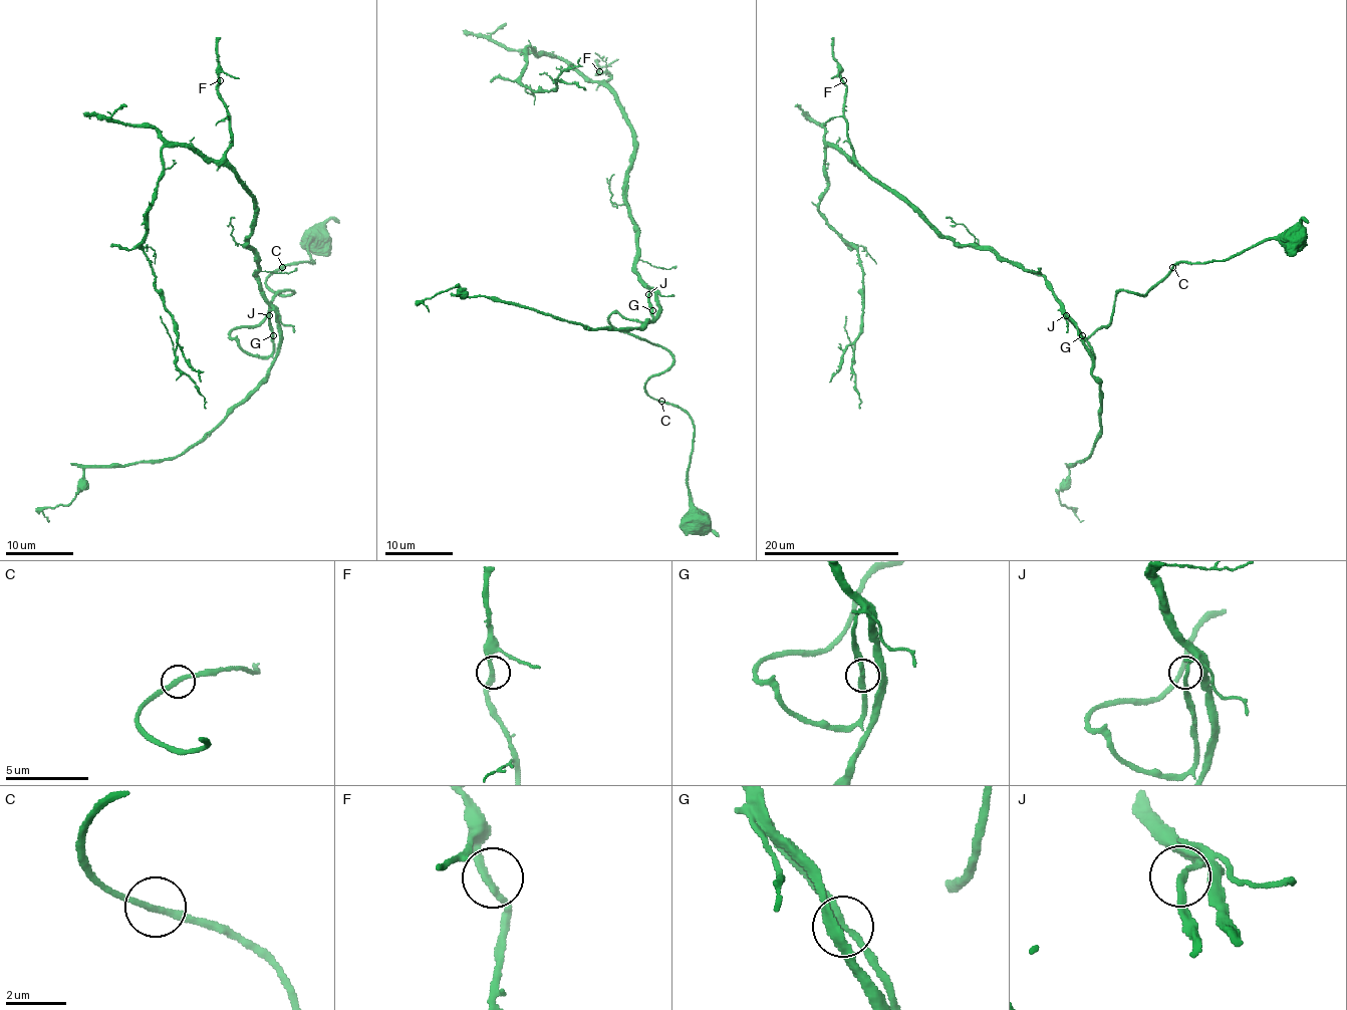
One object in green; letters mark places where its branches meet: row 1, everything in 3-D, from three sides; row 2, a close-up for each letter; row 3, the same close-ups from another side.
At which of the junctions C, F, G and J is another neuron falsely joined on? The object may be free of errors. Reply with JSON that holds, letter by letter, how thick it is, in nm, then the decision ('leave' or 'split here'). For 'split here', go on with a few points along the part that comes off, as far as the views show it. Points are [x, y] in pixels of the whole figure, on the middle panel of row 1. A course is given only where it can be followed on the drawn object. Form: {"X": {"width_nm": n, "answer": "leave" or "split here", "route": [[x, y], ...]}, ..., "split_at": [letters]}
{"C": {"width_nm": 240, "answer": "leave"}, "F": {"width_nm": 240, "answer": "leave"}, "G": {"width_nm": 240, "answer": "leave"}, "J": {"width_nm": 220, "answer": "leave"}, "split_at": []}

